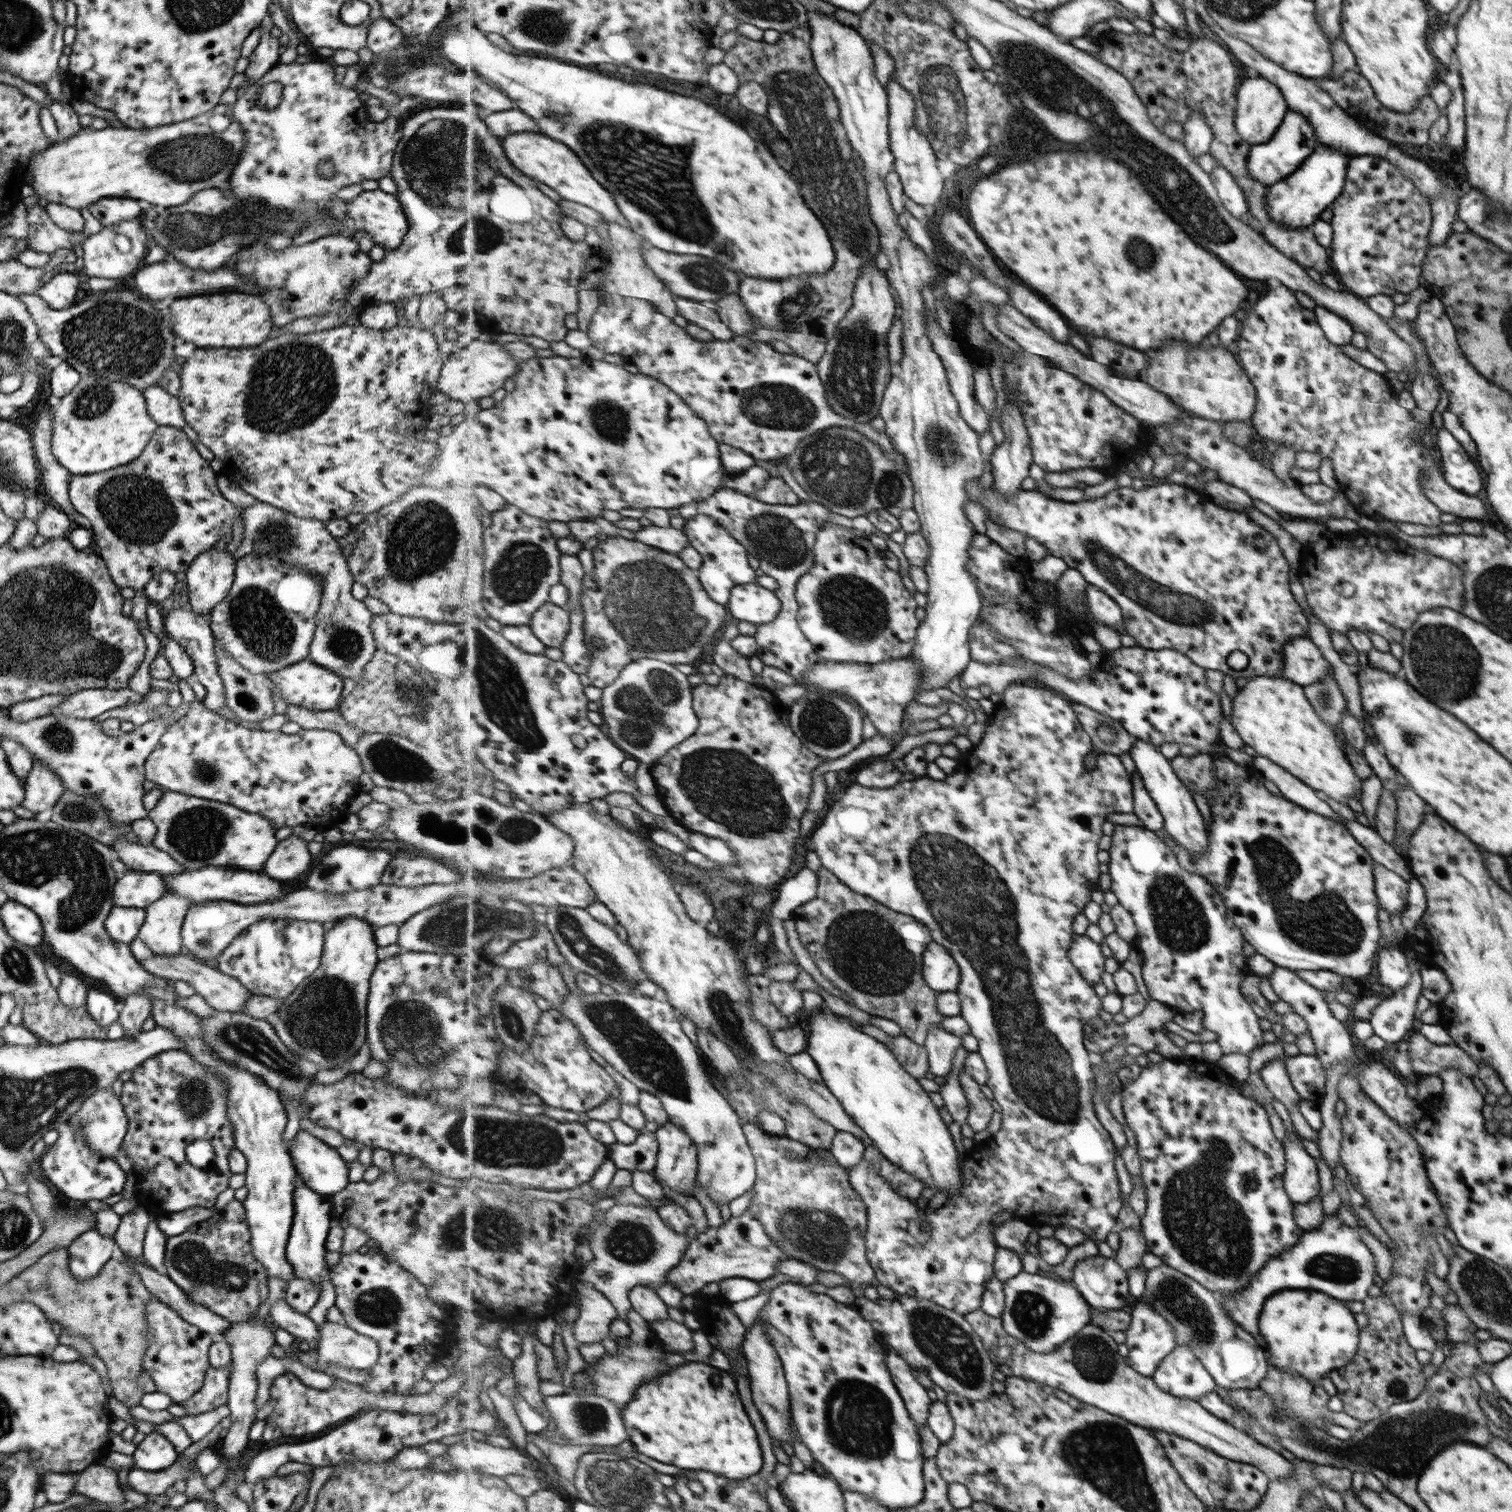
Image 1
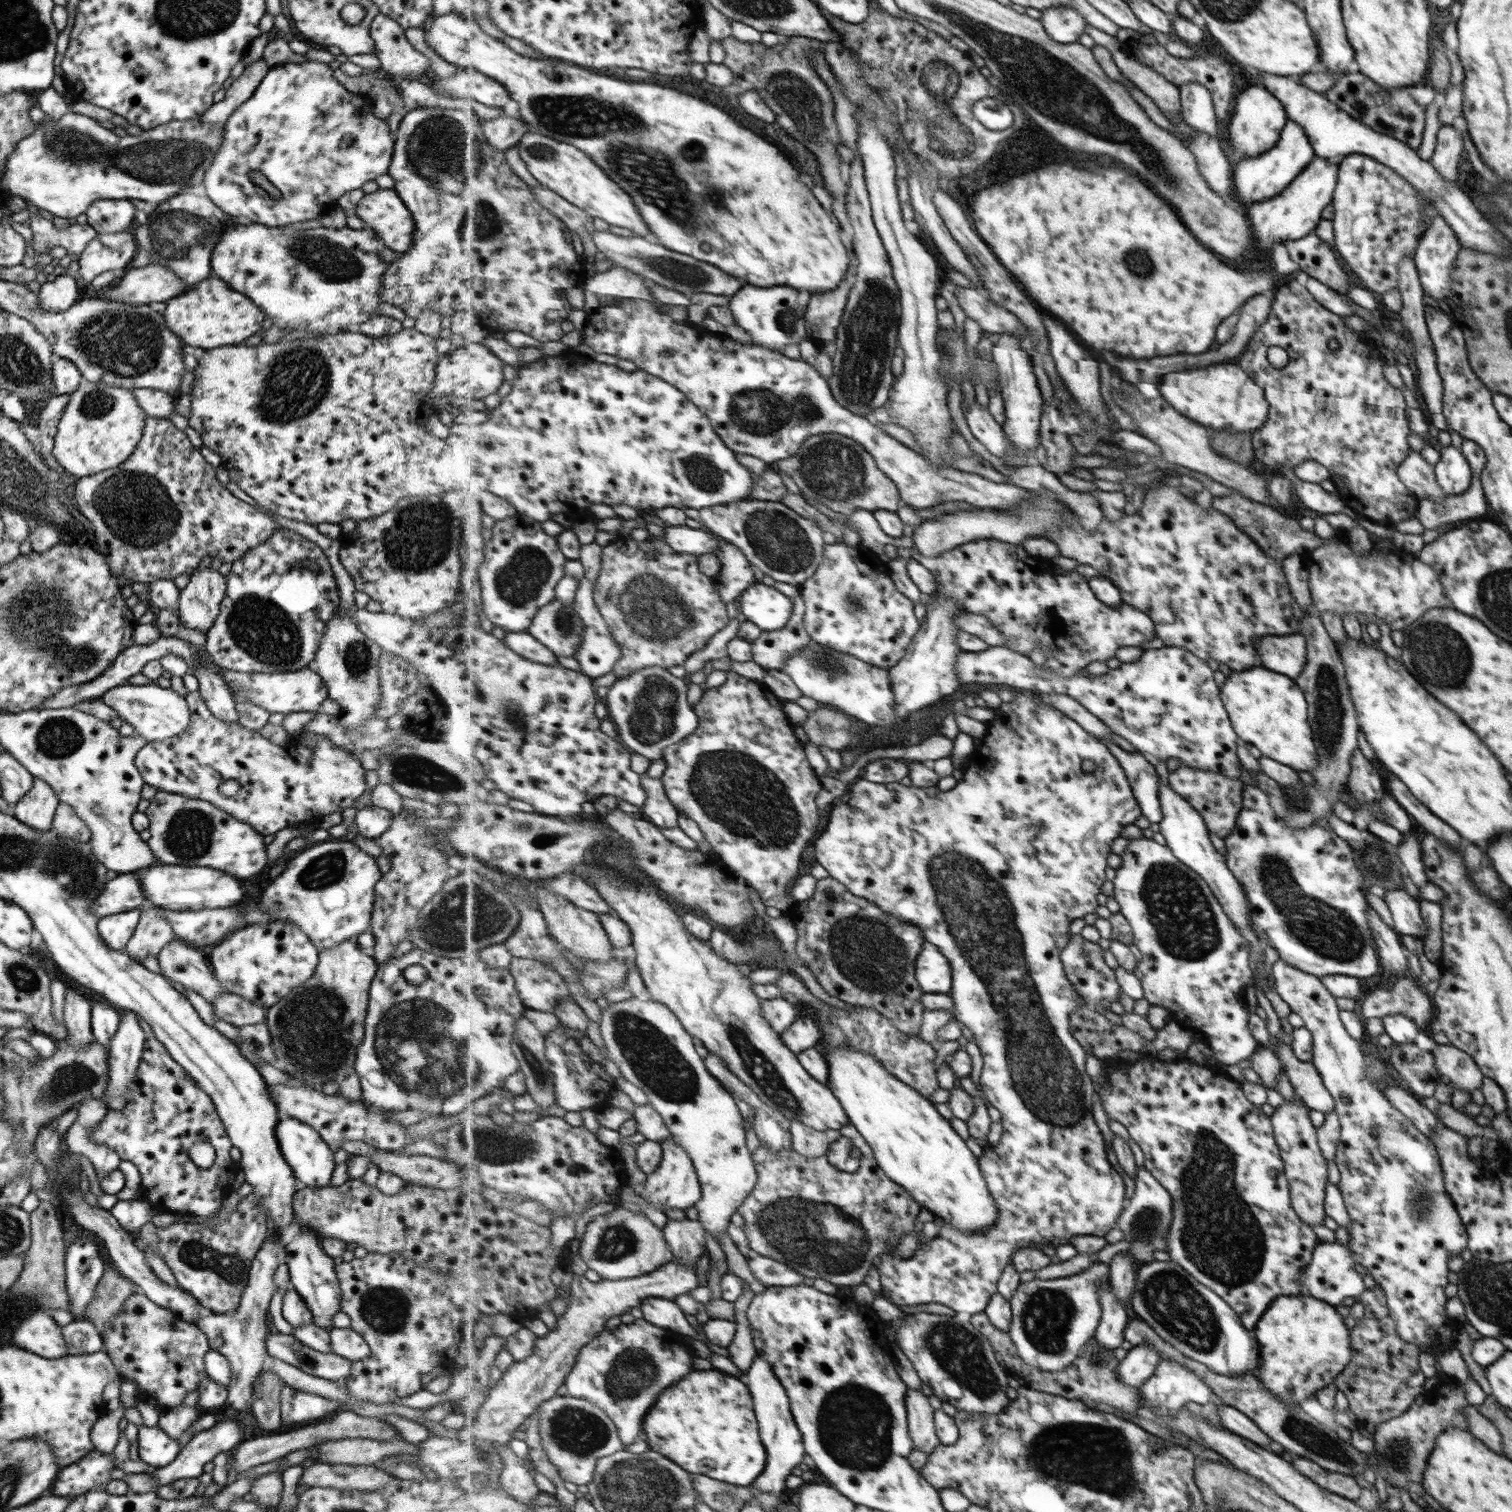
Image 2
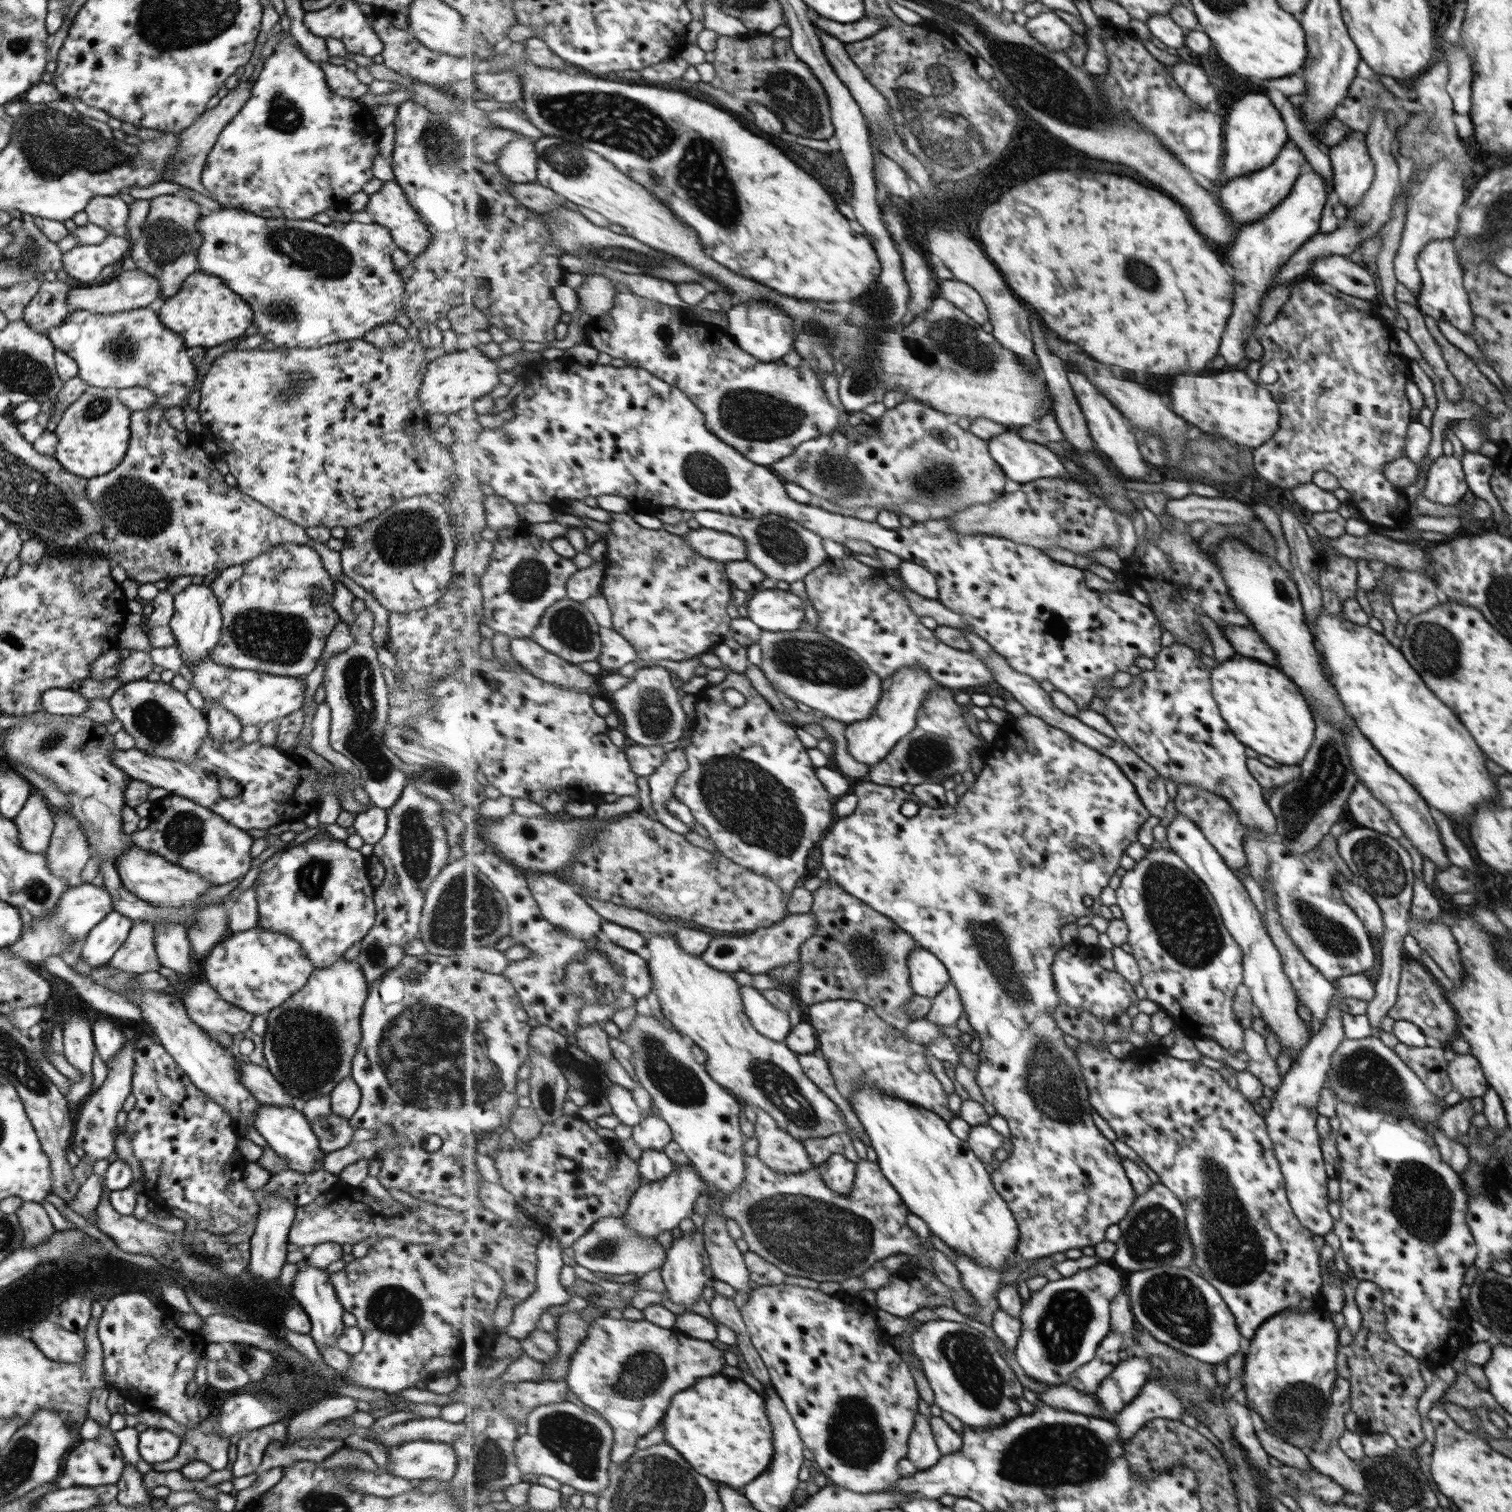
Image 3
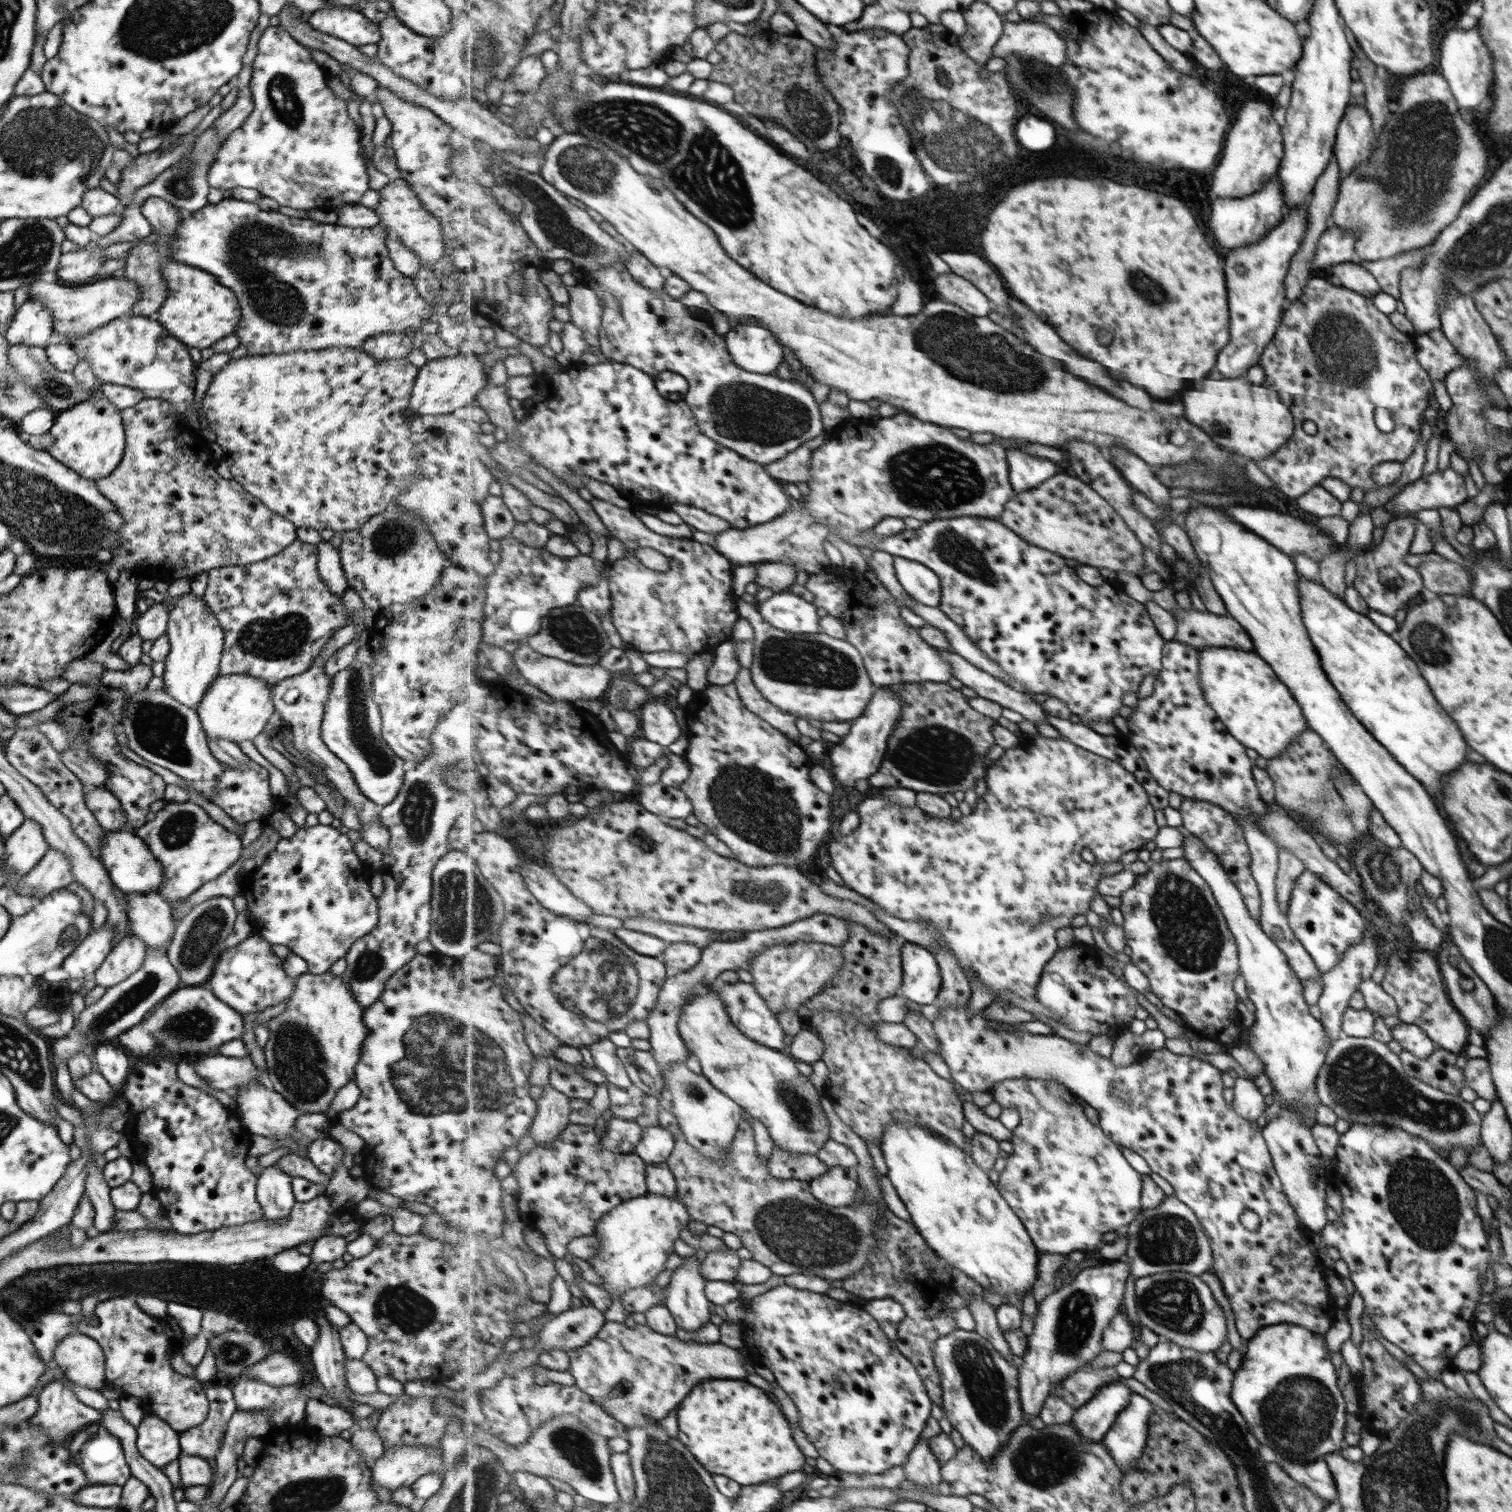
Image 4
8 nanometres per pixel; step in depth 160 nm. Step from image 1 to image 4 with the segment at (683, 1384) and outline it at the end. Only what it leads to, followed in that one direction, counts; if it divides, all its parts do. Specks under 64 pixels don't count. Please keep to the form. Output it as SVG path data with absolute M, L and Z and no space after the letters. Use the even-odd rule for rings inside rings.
M709 1379L699 1384L689 1394L689 1400L681 1404L681 1440L693 1448L693 1454L697 1460L701 1460L701 1464L705 1464L705 1468L709 1468L709 1472L715 1476L725 1474L742 1486L763 1484L767 1480L781 1478L801 1470L805 1462L811 1462L797 1446L789 1423L780 1405L746 1379Z

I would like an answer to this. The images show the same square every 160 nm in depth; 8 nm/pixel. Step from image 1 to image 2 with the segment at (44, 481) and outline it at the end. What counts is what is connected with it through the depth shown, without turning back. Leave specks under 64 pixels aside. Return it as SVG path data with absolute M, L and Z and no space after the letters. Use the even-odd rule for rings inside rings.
M68 394L53 395L41 409L36 422L36 426L40 430L39 445L36 447L39 455L51 453L56 426L68 400Z

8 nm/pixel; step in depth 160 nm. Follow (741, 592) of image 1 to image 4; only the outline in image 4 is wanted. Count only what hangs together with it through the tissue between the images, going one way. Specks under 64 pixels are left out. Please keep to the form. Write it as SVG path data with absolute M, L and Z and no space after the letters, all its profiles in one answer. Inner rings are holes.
M789 590L774 593L760 602L759 610L769 624L787 632L815 634L823 631L818 606Z

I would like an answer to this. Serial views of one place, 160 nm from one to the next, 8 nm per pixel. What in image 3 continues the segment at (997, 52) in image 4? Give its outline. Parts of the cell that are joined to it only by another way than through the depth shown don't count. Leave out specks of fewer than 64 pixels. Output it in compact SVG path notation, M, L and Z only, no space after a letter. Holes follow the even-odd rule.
M1043 9L1025 23L1033 38L1044 44L1051 52L1067 50L1073 42L1075 30L1057 13Z

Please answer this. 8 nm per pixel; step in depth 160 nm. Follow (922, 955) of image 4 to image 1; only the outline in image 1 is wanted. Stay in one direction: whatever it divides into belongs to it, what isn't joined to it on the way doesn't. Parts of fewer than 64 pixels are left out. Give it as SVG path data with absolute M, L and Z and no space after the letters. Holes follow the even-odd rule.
M933 942L928 948L924 955L925 982L938 993L955 992L960 987L961 967L945 946Z

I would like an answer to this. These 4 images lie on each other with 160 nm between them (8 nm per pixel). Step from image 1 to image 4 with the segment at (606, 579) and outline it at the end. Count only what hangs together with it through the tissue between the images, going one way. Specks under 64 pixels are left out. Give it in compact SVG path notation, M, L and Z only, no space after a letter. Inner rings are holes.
M593 496L591 500L597 514L610 530L613 539L621 541L628 548L628 555L611 563L608 572L612 592L612 622L623 642L629 643L640 652L675 651L688 655L708 652L718 645L733 640L736 622L740 619L739 597L735 593L735 564L715 547L686 537L667 537L649 530L632 509L624 509L609 501ZM639 548L653 548L667 559L670 569L664 572L643 566L633 555Z

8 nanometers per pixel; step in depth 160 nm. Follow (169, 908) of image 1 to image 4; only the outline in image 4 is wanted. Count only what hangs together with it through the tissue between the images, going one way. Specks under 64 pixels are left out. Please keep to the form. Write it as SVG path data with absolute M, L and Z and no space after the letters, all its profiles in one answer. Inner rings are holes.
M135 935L123 937L111 948L105 960L93 972L97 986L109 988L133 974L143 964L146 944Z

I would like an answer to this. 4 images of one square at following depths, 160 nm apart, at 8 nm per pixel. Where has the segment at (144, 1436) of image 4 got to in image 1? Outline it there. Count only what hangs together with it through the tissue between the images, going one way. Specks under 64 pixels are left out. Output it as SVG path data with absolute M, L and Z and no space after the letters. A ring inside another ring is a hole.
M147 1434L135 1447L132 1456L134 1468L157 1472L176 1461L179 1453L161 1434Z

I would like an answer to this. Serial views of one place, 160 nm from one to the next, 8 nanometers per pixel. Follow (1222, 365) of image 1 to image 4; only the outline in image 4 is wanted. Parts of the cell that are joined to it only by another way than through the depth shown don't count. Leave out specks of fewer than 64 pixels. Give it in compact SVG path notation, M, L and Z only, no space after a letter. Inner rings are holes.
M1245 376L1203 380L1203 388L1185 390L1181 402L1185 420L1205 428L1217 444L1251 460L1261 460L1276 452L1294 434L1294 418L1279 394L1264 385L1249 383Z

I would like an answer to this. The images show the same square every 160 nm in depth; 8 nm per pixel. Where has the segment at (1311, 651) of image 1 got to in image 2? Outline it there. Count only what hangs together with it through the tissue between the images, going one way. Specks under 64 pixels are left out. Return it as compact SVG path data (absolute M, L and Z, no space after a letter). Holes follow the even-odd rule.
M1299 633L1283 636L1265 635L1255 639L1252 644L1255 644L1261 667L1291 677L1293 681L1300 676L1307 662L1305 639Z

